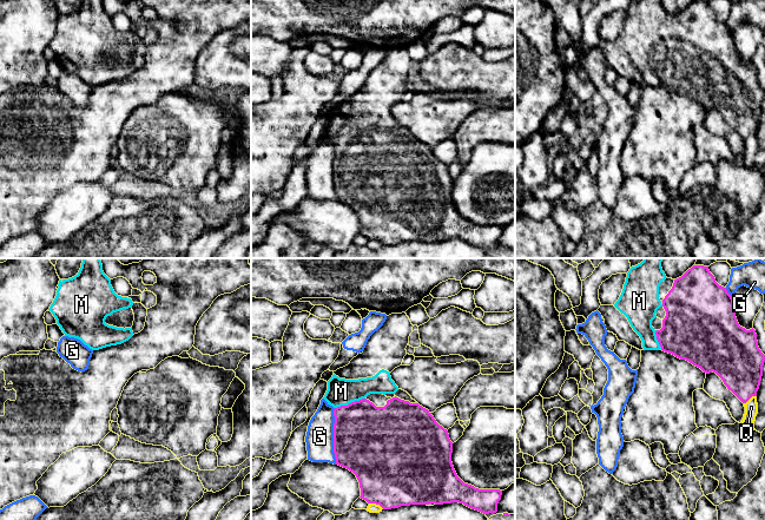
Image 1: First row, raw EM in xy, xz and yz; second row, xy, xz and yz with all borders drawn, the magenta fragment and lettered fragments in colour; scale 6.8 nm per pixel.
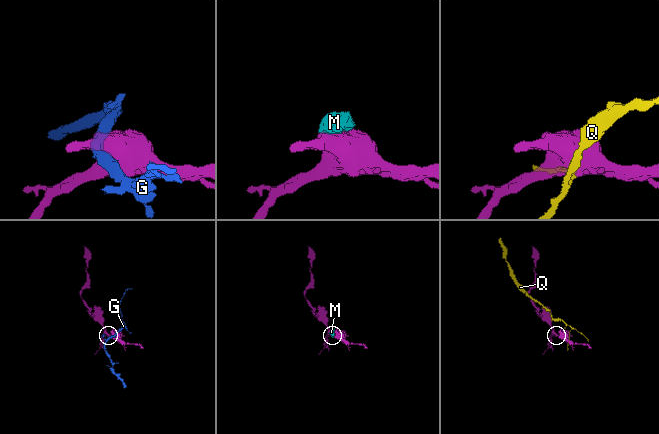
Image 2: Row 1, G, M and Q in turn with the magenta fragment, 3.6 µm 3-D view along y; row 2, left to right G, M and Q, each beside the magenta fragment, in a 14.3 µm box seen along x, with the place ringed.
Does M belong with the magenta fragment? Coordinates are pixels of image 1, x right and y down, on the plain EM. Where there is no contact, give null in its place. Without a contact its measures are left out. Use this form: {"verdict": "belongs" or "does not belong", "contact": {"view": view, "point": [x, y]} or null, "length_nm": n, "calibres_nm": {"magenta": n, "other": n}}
{"verdict": "belongs", "contact": {"view": "xz", "point": [349, 139]}, "length_nm": 220, "calibres_nm": {"magenta": 440, "other": 190}}

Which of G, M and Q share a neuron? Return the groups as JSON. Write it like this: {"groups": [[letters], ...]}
{"groups": [["G"], ["M"], ["Q"]]}

